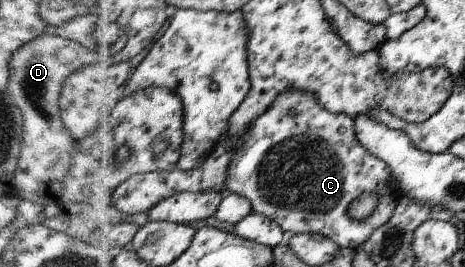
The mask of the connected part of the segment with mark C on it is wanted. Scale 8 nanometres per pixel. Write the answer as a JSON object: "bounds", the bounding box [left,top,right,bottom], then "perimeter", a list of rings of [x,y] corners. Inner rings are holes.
{"bounds":[227,88,402,249],"perimeter":[[[293,88],[281,94],[271,110],[251,124],[249,134],[241,140],[237,156],[231,162],[231,174],[227,180],[229,193],[243,194],[251,199],[255,213],[265,214],[281,224],[286,232],[298,234],[319,233],[339,242],[341,246],[357,249],[381,225],[390,221],[397,203],[402,198],[401,188],[394,178],[390,166],[372,155],[359,144],[355,136],[354,117],[335,114],[321,106],[313,92]],[[363,192],[377,194],[377,208],[367,220],[353,220],[347,214],[347,206]]]}

